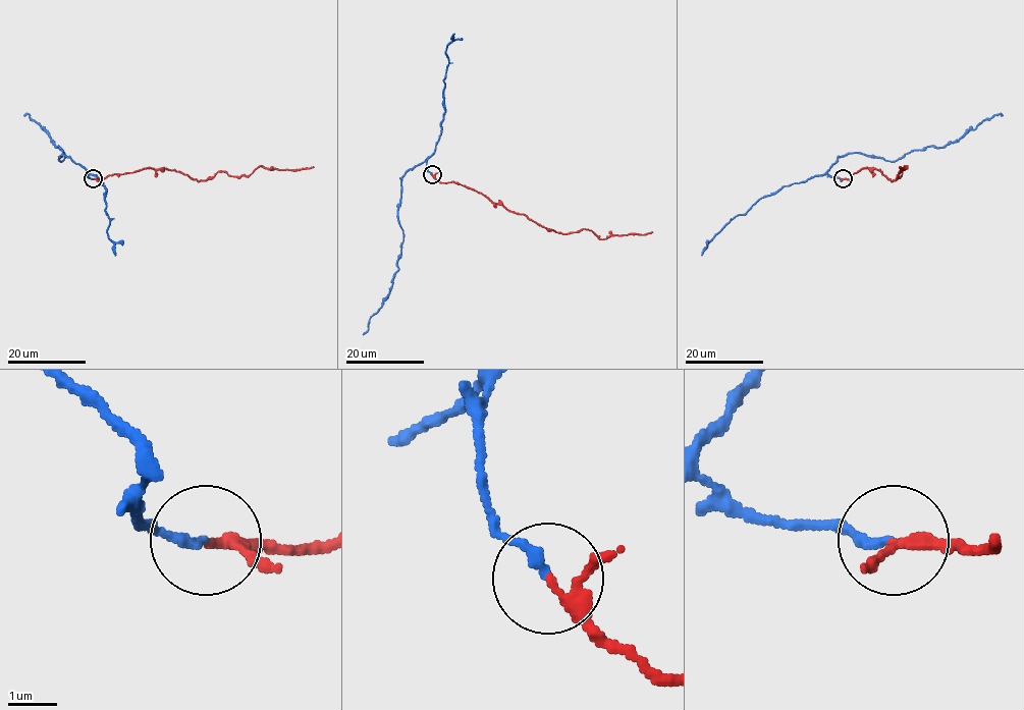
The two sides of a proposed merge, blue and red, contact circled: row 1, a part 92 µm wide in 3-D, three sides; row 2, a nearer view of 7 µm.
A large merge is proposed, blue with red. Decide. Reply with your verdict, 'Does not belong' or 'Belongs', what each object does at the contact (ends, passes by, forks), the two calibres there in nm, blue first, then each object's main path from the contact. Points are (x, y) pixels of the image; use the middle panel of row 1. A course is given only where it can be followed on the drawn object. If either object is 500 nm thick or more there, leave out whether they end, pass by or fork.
Belongs. At the ring blue ends. At the ring red passes by. Thickness 200 nm (blue) against 200 nm. Course of blue: (432, 174), (426, 159), (401, 178), (397, 218), (402, 237), (397, 271), (389, 294), (363, 334). Course of red: (432, 174), (441, 182), (453, 181), (471, 188), (562, 233), (588, 229), (603, 239), (652, 232)

